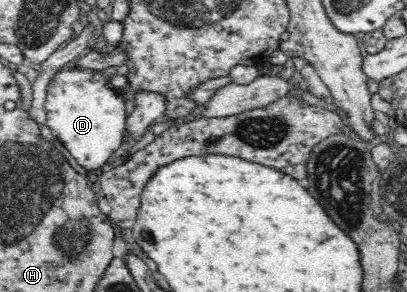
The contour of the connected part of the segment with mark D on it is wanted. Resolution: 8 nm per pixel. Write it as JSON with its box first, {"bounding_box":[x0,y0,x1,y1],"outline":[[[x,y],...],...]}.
{"bounding_box":[45,69,125,172],"outline":[[[66,69],[51,80],[45,100],[47,126],[86,172],[101,169],[125,138],[124,100],[99,71]]]}

